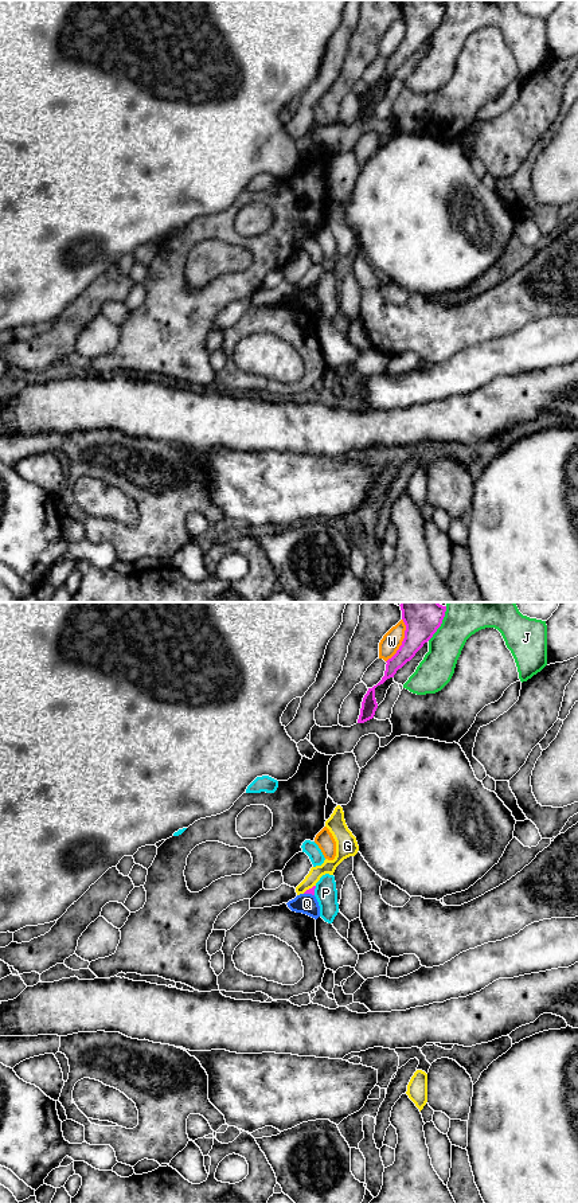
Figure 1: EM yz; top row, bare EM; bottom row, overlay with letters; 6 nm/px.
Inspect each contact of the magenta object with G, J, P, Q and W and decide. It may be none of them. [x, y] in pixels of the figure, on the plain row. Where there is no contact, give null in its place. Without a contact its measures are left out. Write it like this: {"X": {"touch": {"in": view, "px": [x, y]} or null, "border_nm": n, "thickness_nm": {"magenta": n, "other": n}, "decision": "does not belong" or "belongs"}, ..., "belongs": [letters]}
{"G": {"touch": {"in": "yz", "px": [309, 286]}, "border_nm": 90, "thickness_nm": {"magenta": 30, "other": 80}, "decision": "does not belong"}, "J": {"touch": {"in": "yz", "px": [441, 20]}, "border_nm": 240, "thickness_nm": {"magenta": 240, "other": 320}, "decision": "does not belong"}, "P": {"touch": {"in": "yz", "px": [313, 288]}, "border_nm": 60, "thickness_nm": {"magenta": 30, "other": 140}, "decision": "does not belong"}, "Q": {"touch": {"in": "yz", "px": [309, 291]}, "border_nm": 70, "thickness_nm": {"magenta": 30, "other": 130}, "decision": "does not belong"}, "W": {"touch": {"in": "yz", "px": [403, 38]}, "border_nm": 280, "thickness_nm": {"magenta": 240, "other": 120}, "decision": "does not belong"}, "belongs": []}

